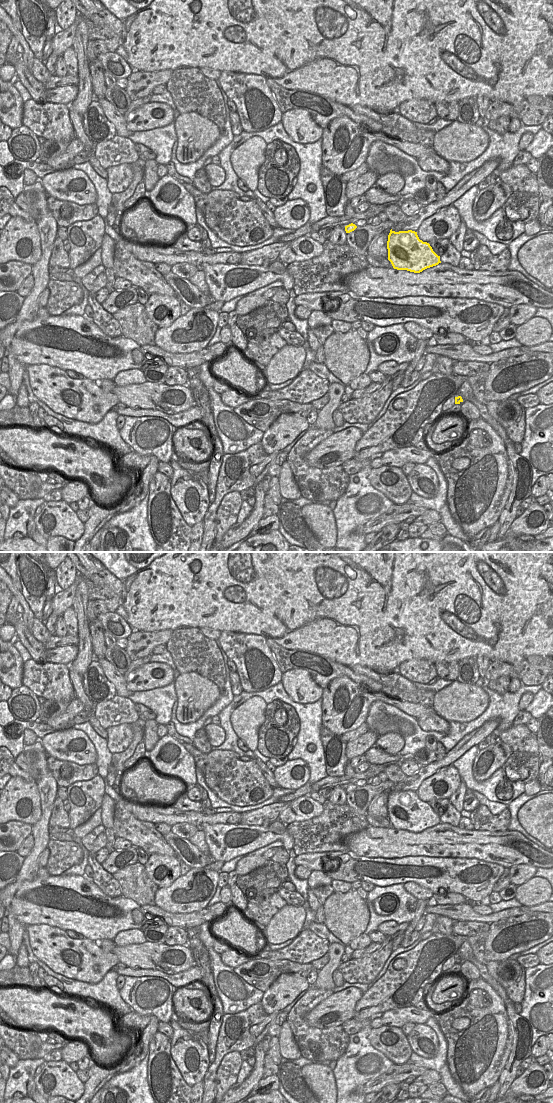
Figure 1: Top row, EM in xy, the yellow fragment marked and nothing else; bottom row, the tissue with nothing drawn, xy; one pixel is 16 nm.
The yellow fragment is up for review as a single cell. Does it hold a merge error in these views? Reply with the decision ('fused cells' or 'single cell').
single cell

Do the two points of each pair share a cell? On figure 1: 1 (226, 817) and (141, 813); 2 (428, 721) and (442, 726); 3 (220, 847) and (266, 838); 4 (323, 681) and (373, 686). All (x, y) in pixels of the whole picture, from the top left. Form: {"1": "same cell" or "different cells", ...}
{"1": "same cell", "2": "same cell", "3": "same cell", "4": "same cell"}

